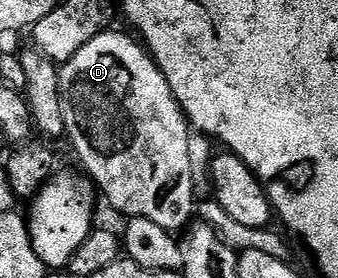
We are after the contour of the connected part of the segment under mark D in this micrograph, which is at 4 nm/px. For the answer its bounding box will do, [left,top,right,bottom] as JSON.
[58,31,196,234]

